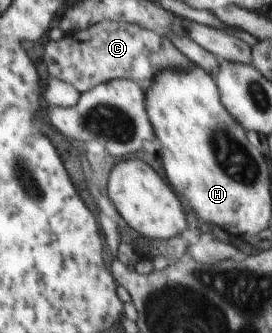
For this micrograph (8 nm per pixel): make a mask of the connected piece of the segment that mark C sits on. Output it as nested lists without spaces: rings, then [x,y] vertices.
[[[113,20],[76,29],[58,41],[49,40],[44,62],[51,76],[71,84],[80,94],[96,85],[121,78],[148,88],[153,76],[162,69],[188,70],[193,66],[169,38],[129,22]]]

